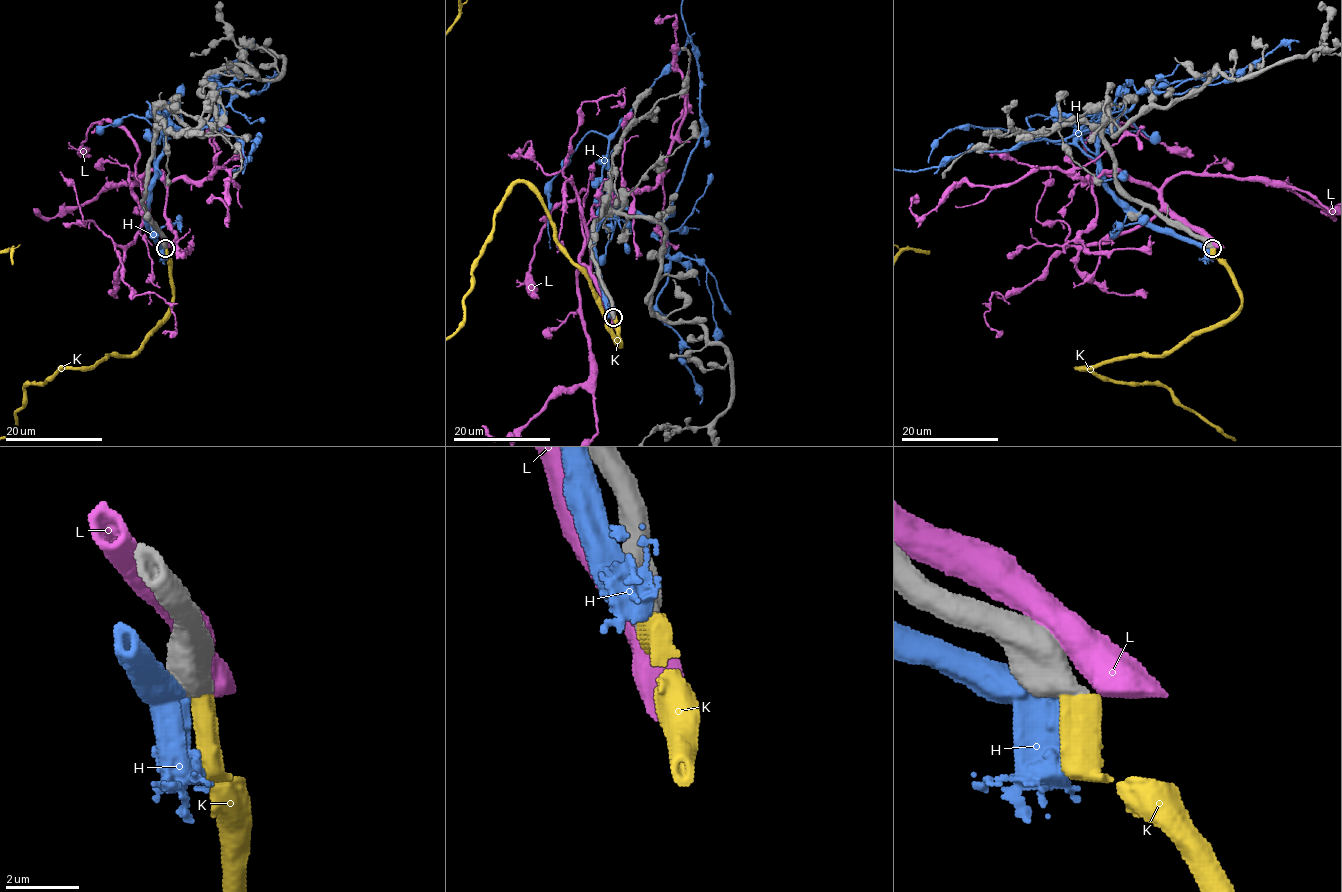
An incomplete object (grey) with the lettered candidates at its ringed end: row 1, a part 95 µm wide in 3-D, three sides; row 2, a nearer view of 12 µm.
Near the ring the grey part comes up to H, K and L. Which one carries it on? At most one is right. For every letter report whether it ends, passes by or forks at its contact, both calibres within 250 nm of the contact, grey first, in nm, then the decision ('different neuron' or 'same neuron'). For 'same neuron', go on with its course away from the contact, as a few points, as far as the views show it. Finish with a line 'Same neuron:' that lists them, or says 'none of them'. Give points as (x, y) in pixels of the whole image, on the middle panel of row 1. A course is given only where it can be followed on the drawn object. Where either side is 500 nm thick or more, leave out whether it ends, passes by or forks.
H: 750/600 nm | different neuron
K: 700/700 nm | same neuron
L: 750/500 nm | different neuron
Same neuron: K

